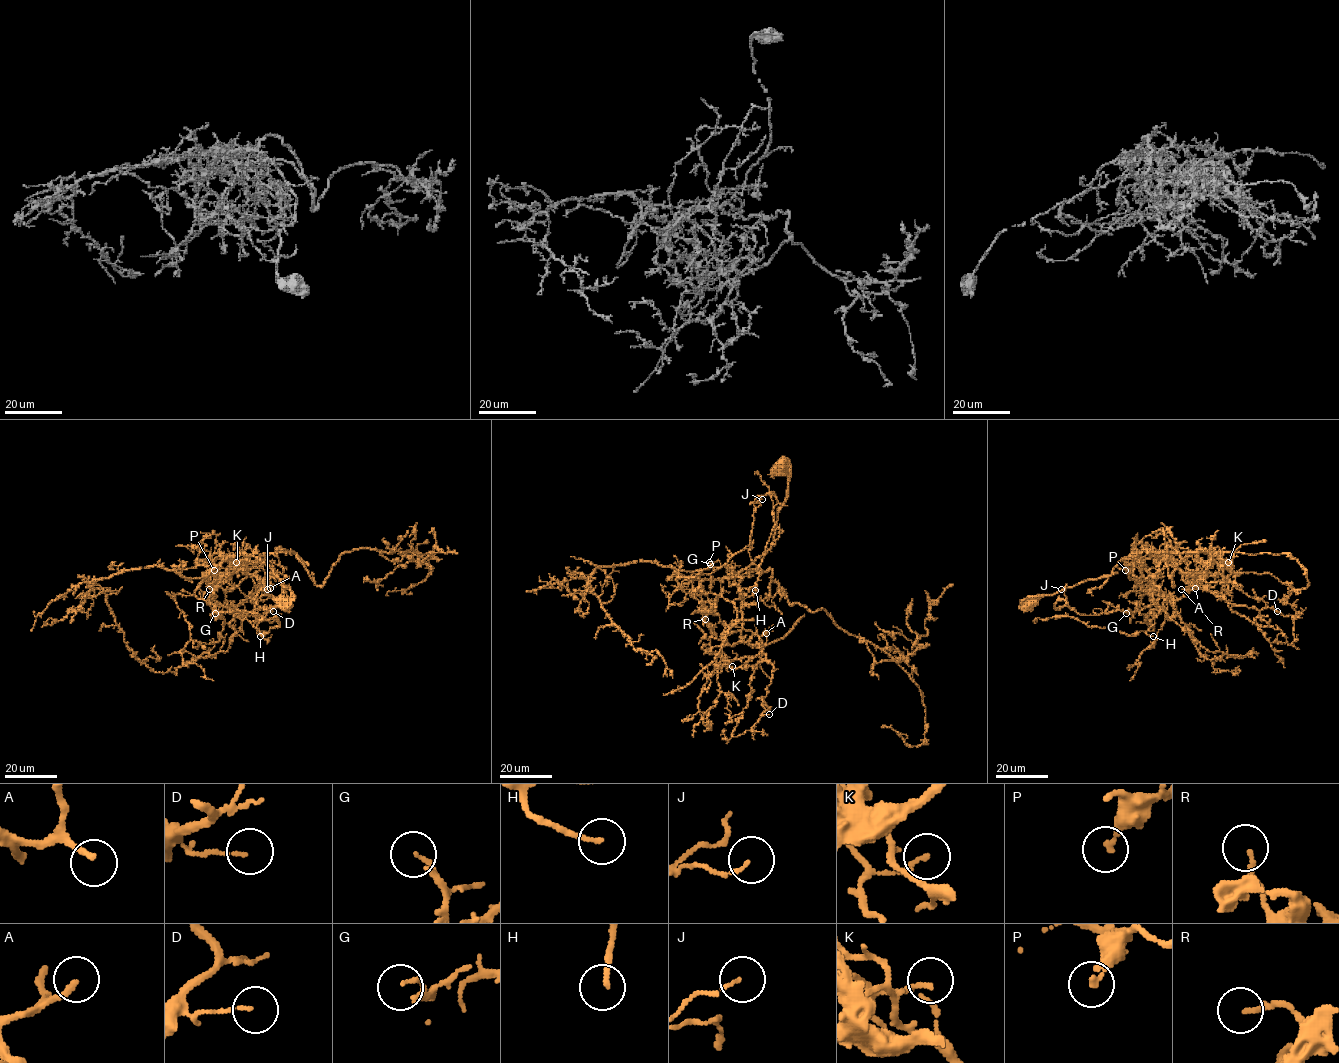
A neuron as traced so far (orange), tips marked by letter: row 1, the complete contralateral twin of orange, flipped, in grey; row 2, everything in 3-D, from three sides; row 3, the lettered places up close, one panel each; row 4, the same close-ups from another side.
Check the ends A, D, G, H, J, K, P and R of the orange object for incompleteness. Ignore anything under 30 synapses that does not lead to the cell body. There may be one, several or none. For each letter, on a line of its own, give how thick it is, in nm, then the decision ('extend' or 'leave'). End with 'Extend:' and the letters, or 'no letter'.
A: 200 nm thick; extend
D: 100 nm thick; leave
G: 110 nm thick; extend
H: 150 nm thick; leave
J: 90 nm thick; leave
K: 110 nm thick; leave
P: 190 nm thick; leave
R: 170 nm thick; leave
Extend: A, G

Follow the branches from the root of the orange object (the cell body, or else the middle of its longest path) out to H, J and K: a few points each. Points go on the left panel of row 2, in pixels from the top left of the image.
H: (283, 602), (293, 593), (250, 555), (229, 555), (201, 583), (197, 597), (242, 611), (260, 636)
J: (283, 602), (293, 593), (274, 572), (238, 553), (195, 594), (216, 611), (258, 615), (254, 598), (267, 589)
K: (283, 602), (293, 593), (265, 563), (240, 550), (247, 576), (233, 588), (216, 588), (229, 562), (236, 562)

